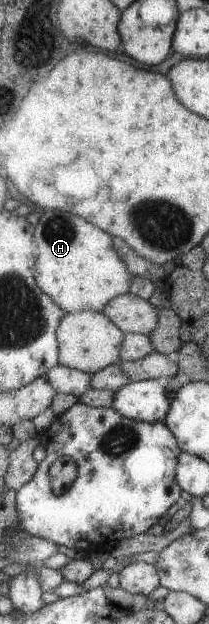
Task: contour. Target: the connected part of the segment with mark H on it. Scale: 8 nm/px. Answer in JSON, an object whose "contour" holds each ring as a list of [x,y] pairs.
{"contour":[[[54,209],[42,211],[35,239],[40,253],[36,280],[44,293],[67,313],[104,312],[110,301],[130,292],[133,275],[116,251],[114,239],[86,219]]]}

